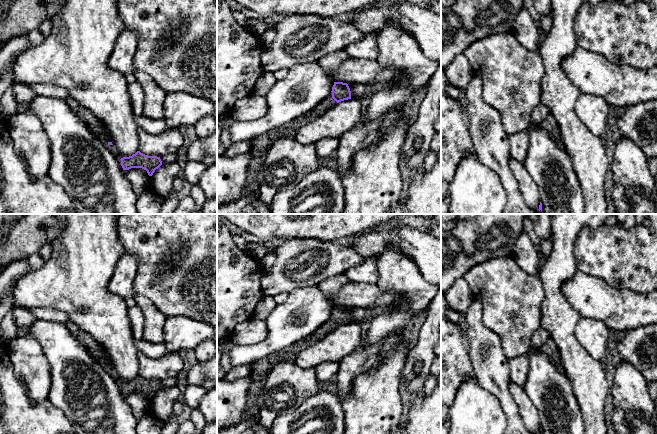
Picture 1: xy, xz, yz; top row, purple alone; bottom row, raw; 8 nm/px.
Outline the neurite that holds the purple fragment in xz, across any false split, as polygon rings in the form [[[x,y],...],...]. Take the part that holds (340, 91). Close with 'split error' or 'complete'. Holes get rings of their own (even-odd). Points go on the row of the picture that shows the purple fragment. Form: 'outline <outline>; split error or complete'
outline [[[334,82],[330,95],[321,101],[313,110],[305,115],[288,122],[278,128],[274,128],[251,141],[249,151],[250,160],[248,165],[247,189],[251,192],[258,191],[257,173],[263,165],[268,148],[281,138],[294,138],[297,130],[305,123],[310,122],[326,113],[337,103],[351,99],[351,91],[347,83]]]; split error

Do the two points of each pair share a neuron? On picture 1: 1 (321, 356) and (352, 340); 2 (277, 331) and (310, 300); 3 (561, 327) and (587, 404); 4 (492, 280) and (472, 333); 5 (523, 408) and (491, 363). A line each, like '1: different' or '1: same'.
1: same
2: same
3: same
4: different
5: different

